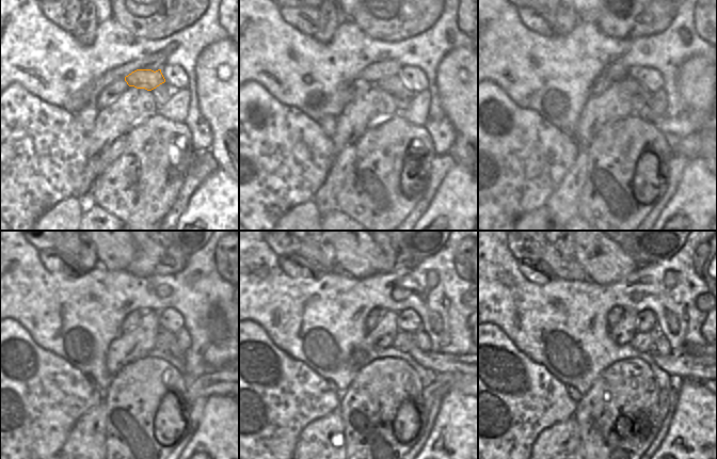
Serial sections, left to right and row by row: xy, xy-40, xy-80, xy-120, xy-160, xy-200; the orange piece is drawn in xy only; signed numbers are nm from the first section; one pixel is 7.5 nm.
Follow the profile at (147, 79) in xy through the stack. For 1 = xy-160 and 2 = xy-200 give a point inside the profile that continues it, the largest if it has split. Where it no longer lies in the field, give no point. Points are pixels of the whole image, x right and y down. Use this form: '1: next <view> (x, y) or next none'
1: next xy-160 (439, 363)
2: next xy-200 (682, 364)

